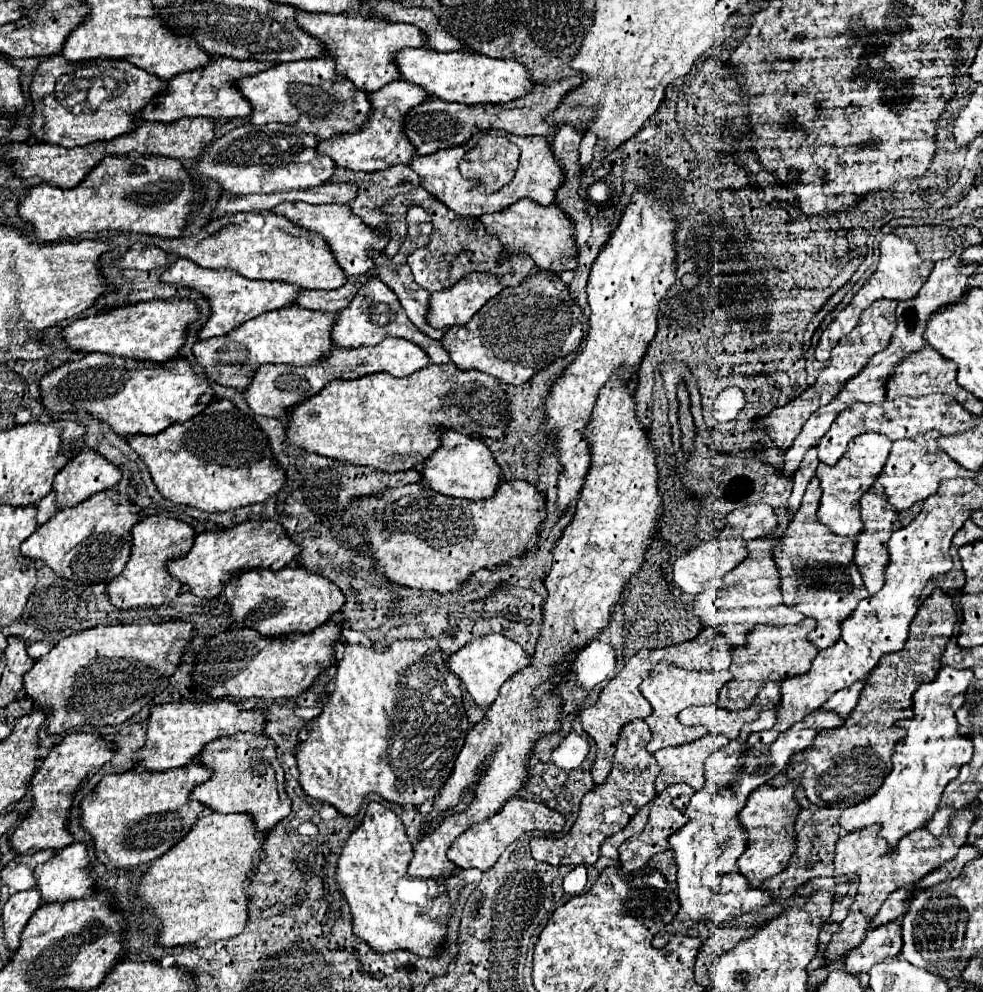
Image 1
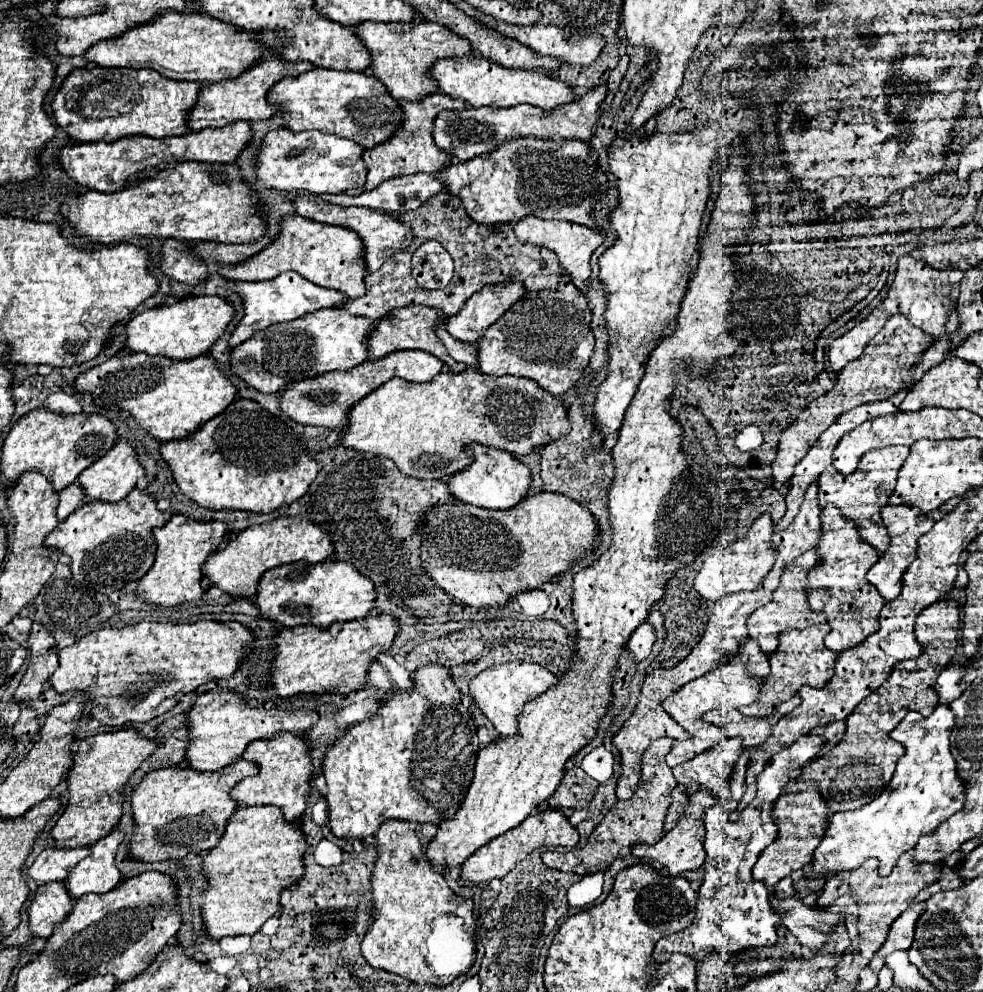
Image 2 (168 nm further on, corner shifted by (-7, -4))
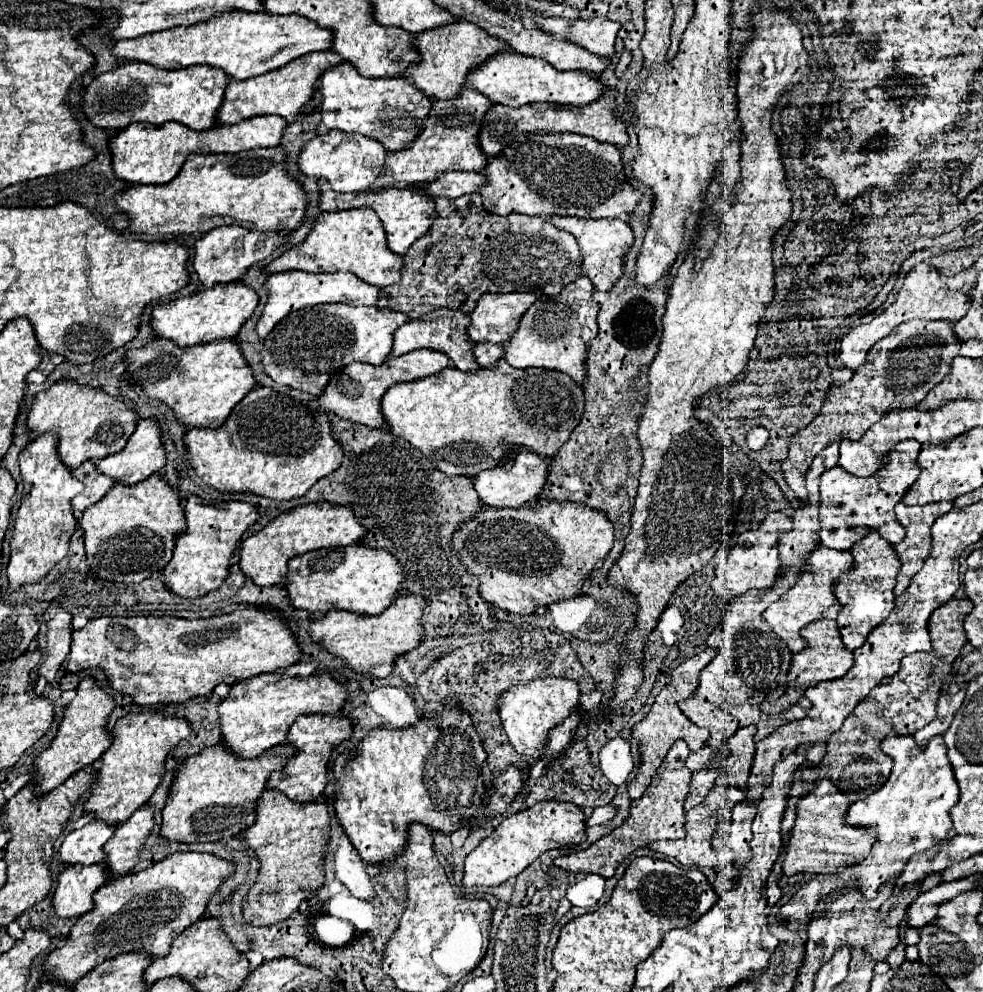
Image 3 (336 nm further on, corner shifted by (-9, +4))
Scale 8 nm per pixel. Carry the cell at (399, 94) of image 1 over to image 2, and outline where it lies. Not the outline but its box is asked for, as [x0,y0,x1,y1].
[363,92,467,190]

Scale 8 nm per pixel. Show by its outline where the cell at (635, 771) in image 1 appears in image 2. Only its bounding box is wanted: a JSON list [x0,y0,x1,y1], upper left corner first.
[543,738,677,874]

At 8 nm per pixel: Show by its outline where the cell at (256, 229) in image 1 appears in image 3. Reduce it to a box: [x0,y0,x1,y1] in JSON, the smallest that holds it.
[267,208,403,286]

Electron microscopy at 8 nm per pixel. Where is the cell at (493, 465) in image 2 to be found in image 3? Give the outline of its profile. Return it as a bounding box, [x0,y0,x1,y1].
[475,450,549,508]

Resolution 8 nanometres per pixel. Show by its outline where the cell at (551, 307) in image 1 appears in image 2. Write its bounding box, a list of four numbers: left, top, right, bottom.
[475,278,595,396]

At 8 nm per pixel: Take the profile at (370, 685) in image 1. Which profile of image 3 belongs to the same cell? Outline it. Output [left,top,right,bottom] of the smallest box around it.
[335,718,487,864]

